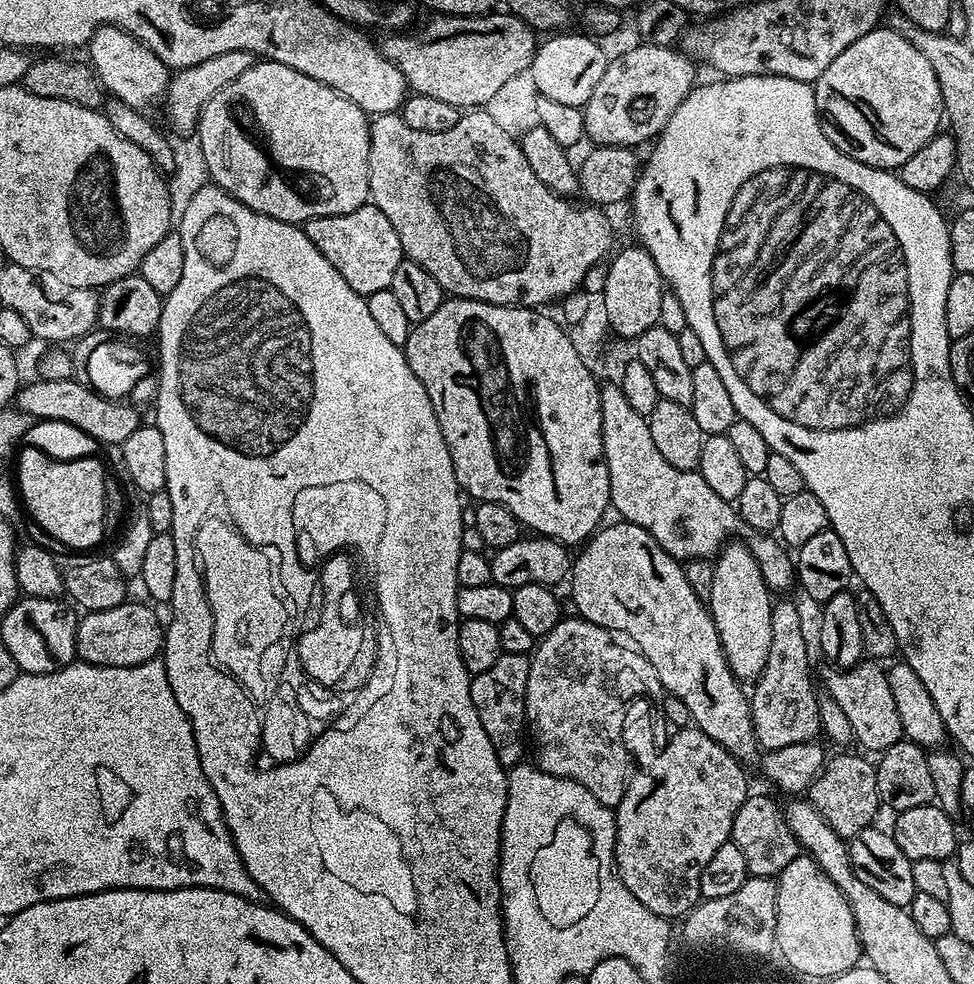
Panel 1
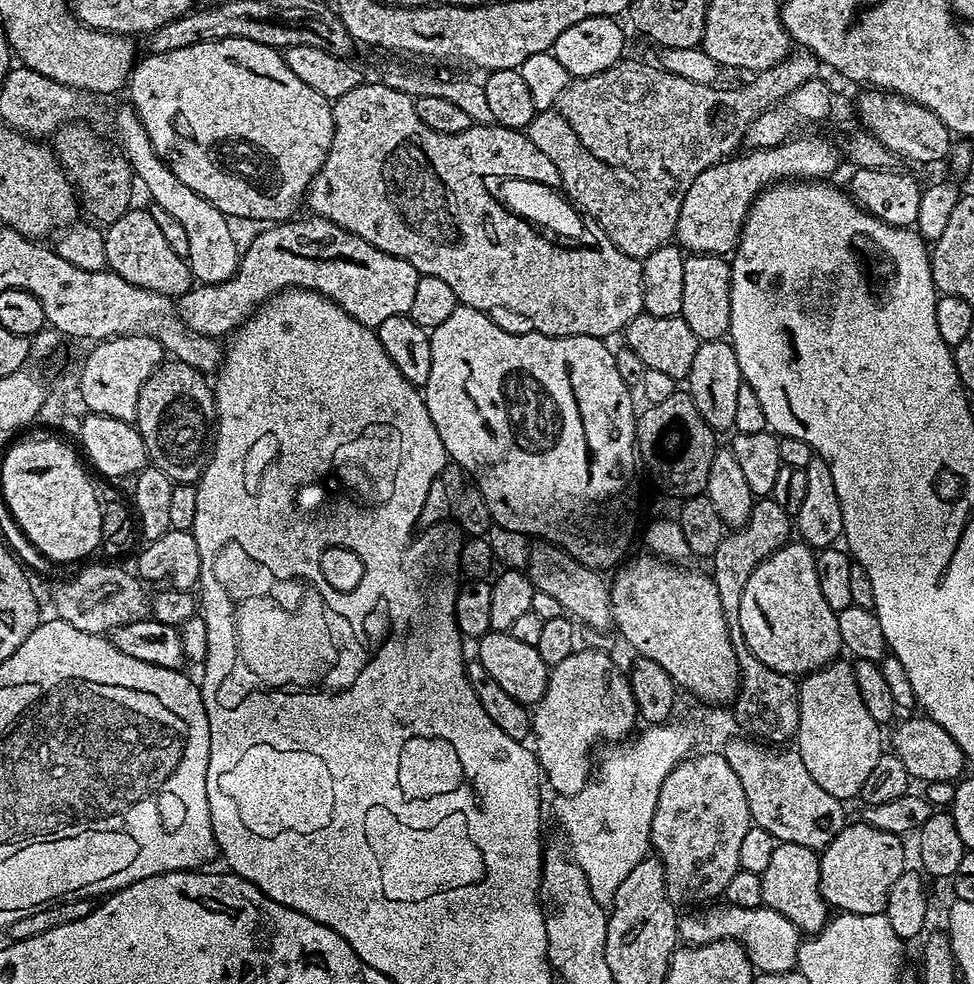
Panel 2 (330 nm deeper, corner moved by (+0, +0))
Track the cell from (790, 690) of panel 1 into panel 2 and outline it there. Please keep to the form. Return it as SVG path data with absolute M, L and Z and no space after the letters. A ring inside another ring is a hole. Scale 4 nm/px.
M760 498L753 503L748 521L740 528L729 531L724 537L722 546L718 546L718 550L710 558L711 563L720 564L722 575L729 576L732 579L728 584L728 588L732 592L727 592L727 590L721 591L720 601L722 602L722 610L726 618L726 626L728 631L732 633L732 644L736 647L736 657L740 667L740 688L736 691L734 701L736 720L749 737L772 745L783 746L787 745L795 737L798 730L798 722L800 721L800 690L797 681L793 677L782 674L778 670L770 670L770 666L758 662L758 658L754 658L752 651L746 647L740 633L740 627L738 626L738 602L740 601L739 592L746 586L746 578L750 578L750 574L754 574L756 567L770 554L777 552L783 544L789 543L791 536L788 535L793 535L793 532L794 520L790 513L782 510L782 506L778 506L778 502L774 502L770 498Z

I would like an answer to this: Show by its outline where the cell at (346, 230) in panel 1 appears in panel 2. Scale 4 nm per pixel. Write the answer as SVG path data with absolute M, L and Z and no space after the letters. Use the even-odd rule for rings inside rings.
M313 215L312 220L292 218L260 232L243 249L240 264L226 282L200 284L178 300L178 319L189 332L224 338L235 332L264 301L286 288L308 288L333 300L350 318L375 329L386 318L406 316L414 302L420 272L402 258L378 250L350 234L333 220Z

